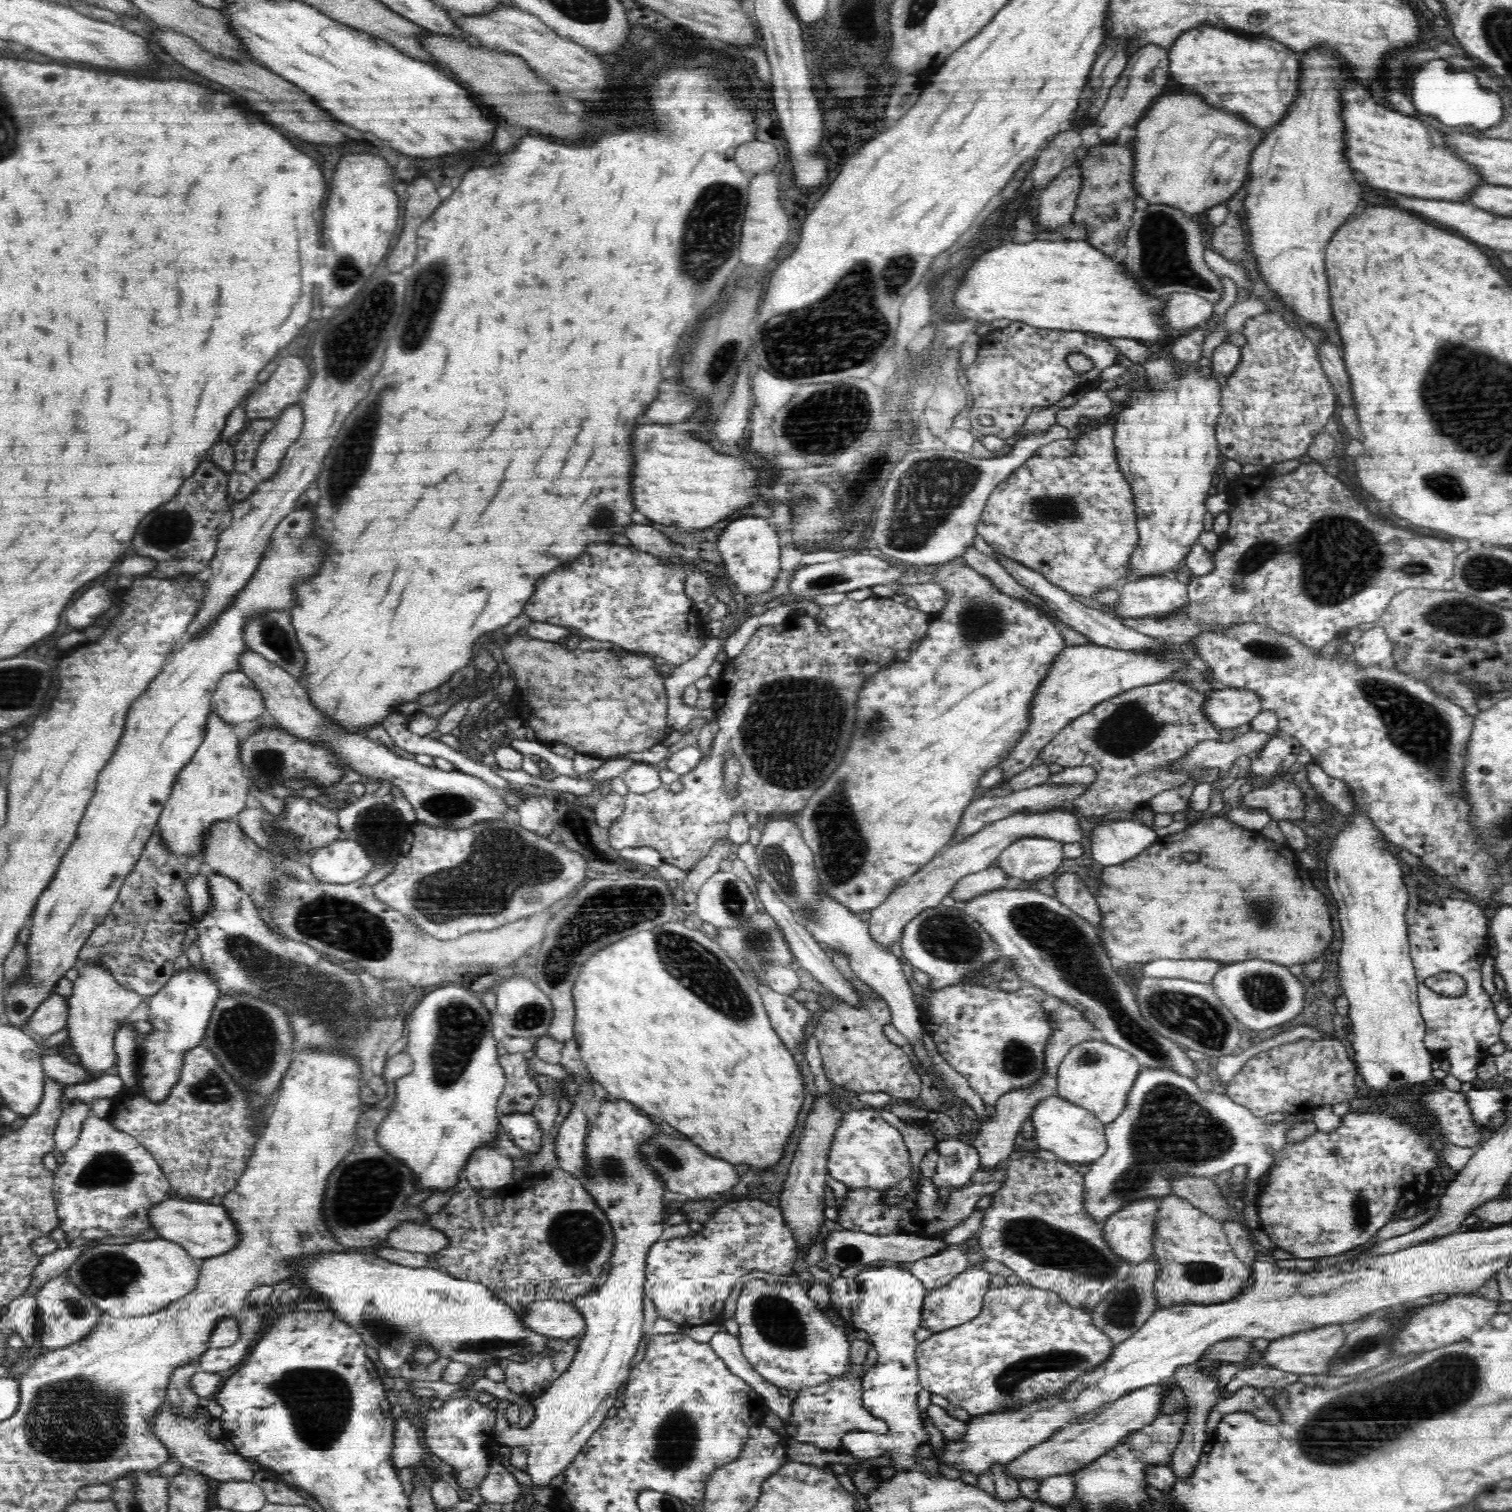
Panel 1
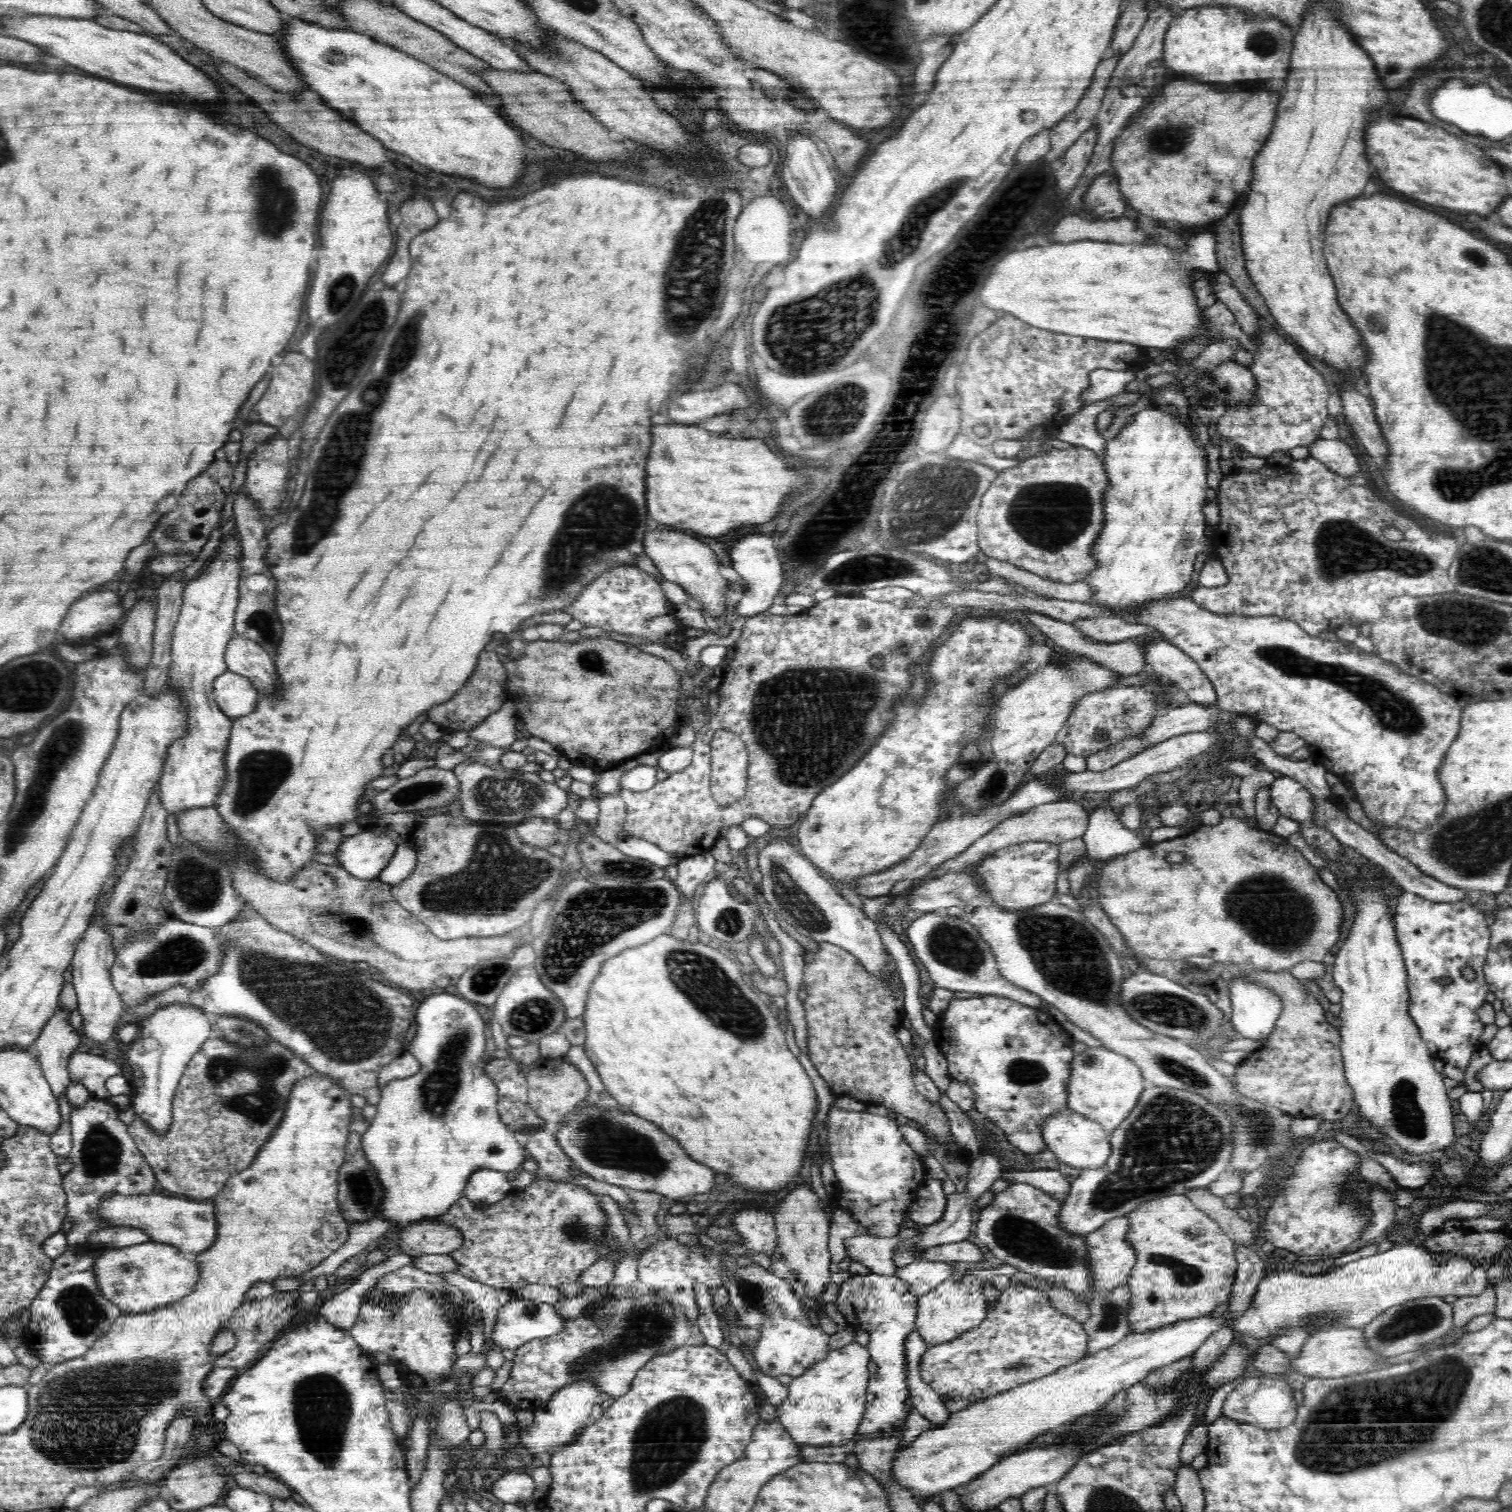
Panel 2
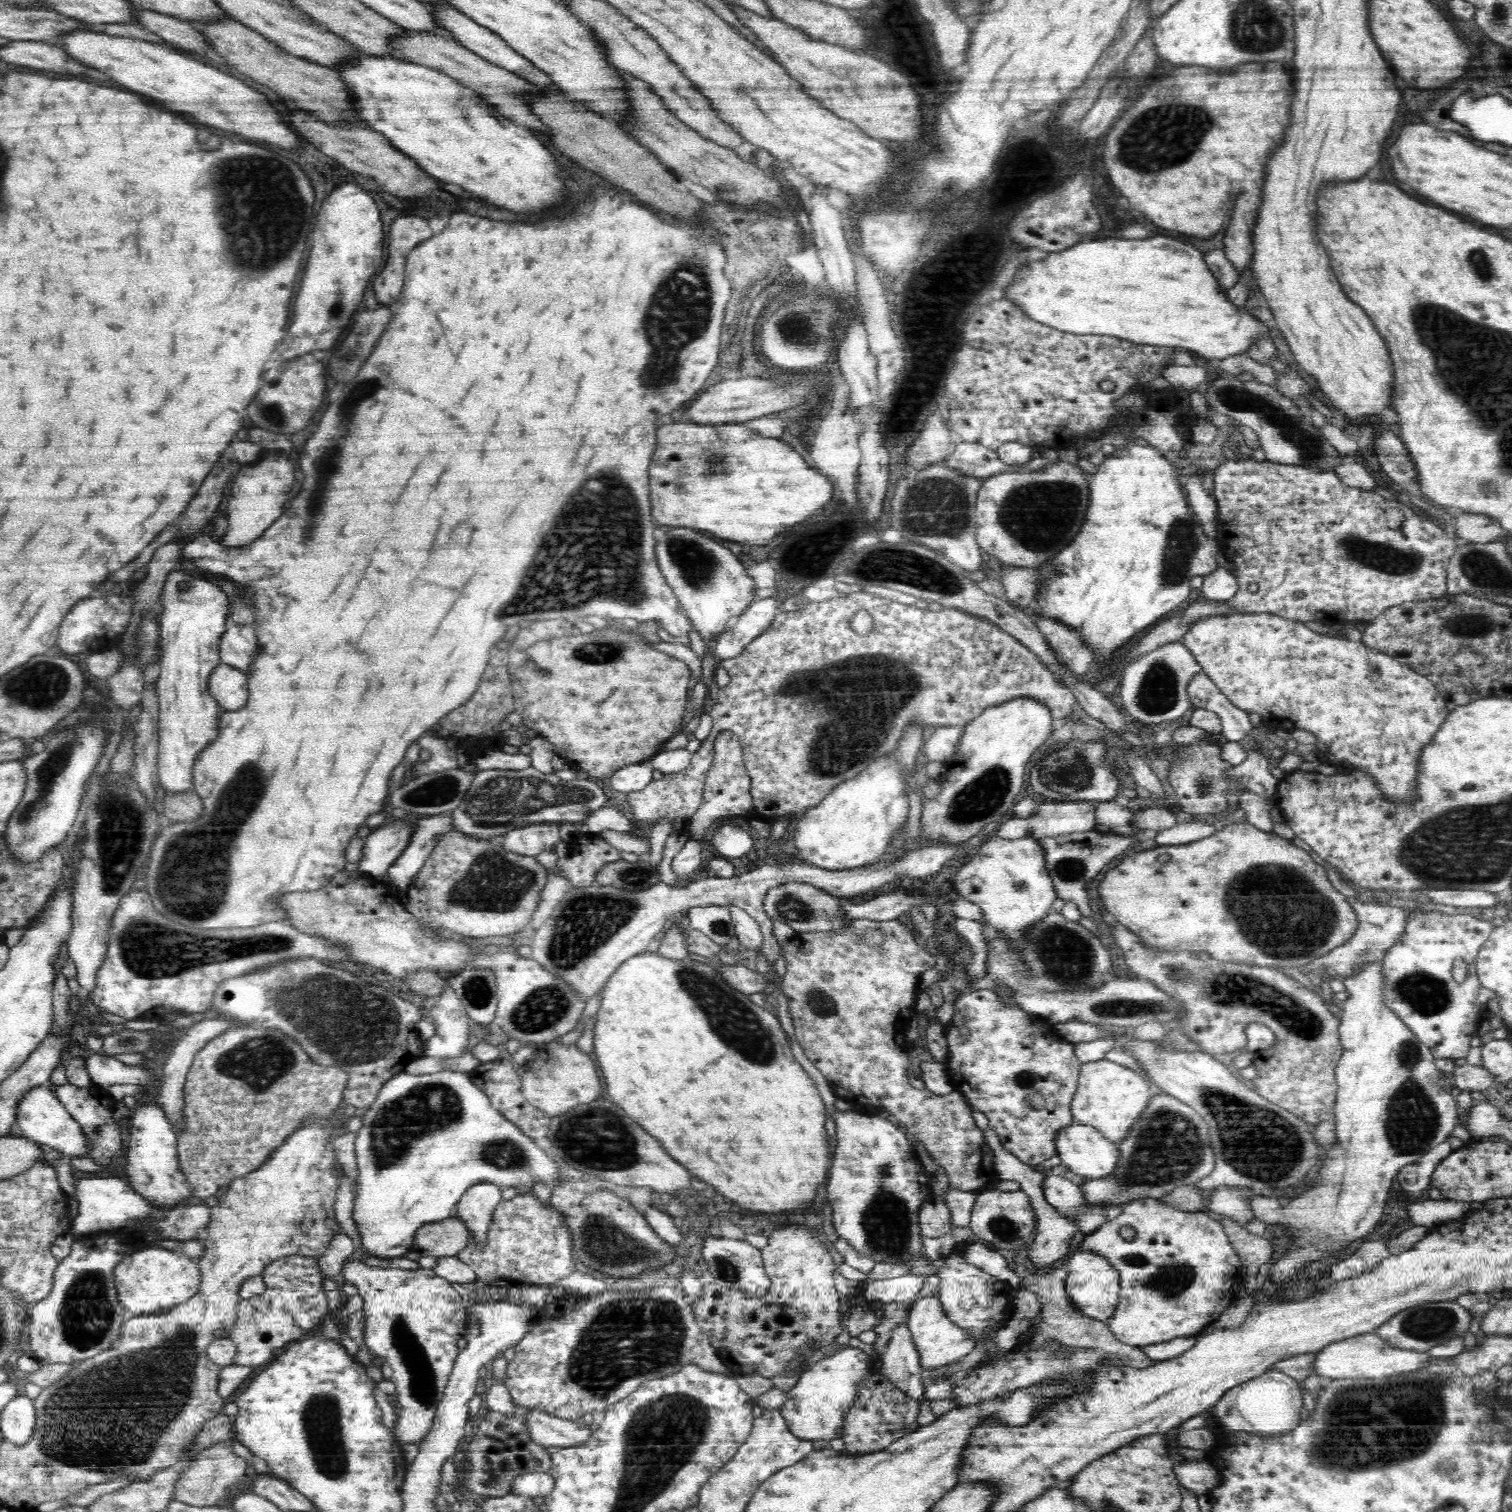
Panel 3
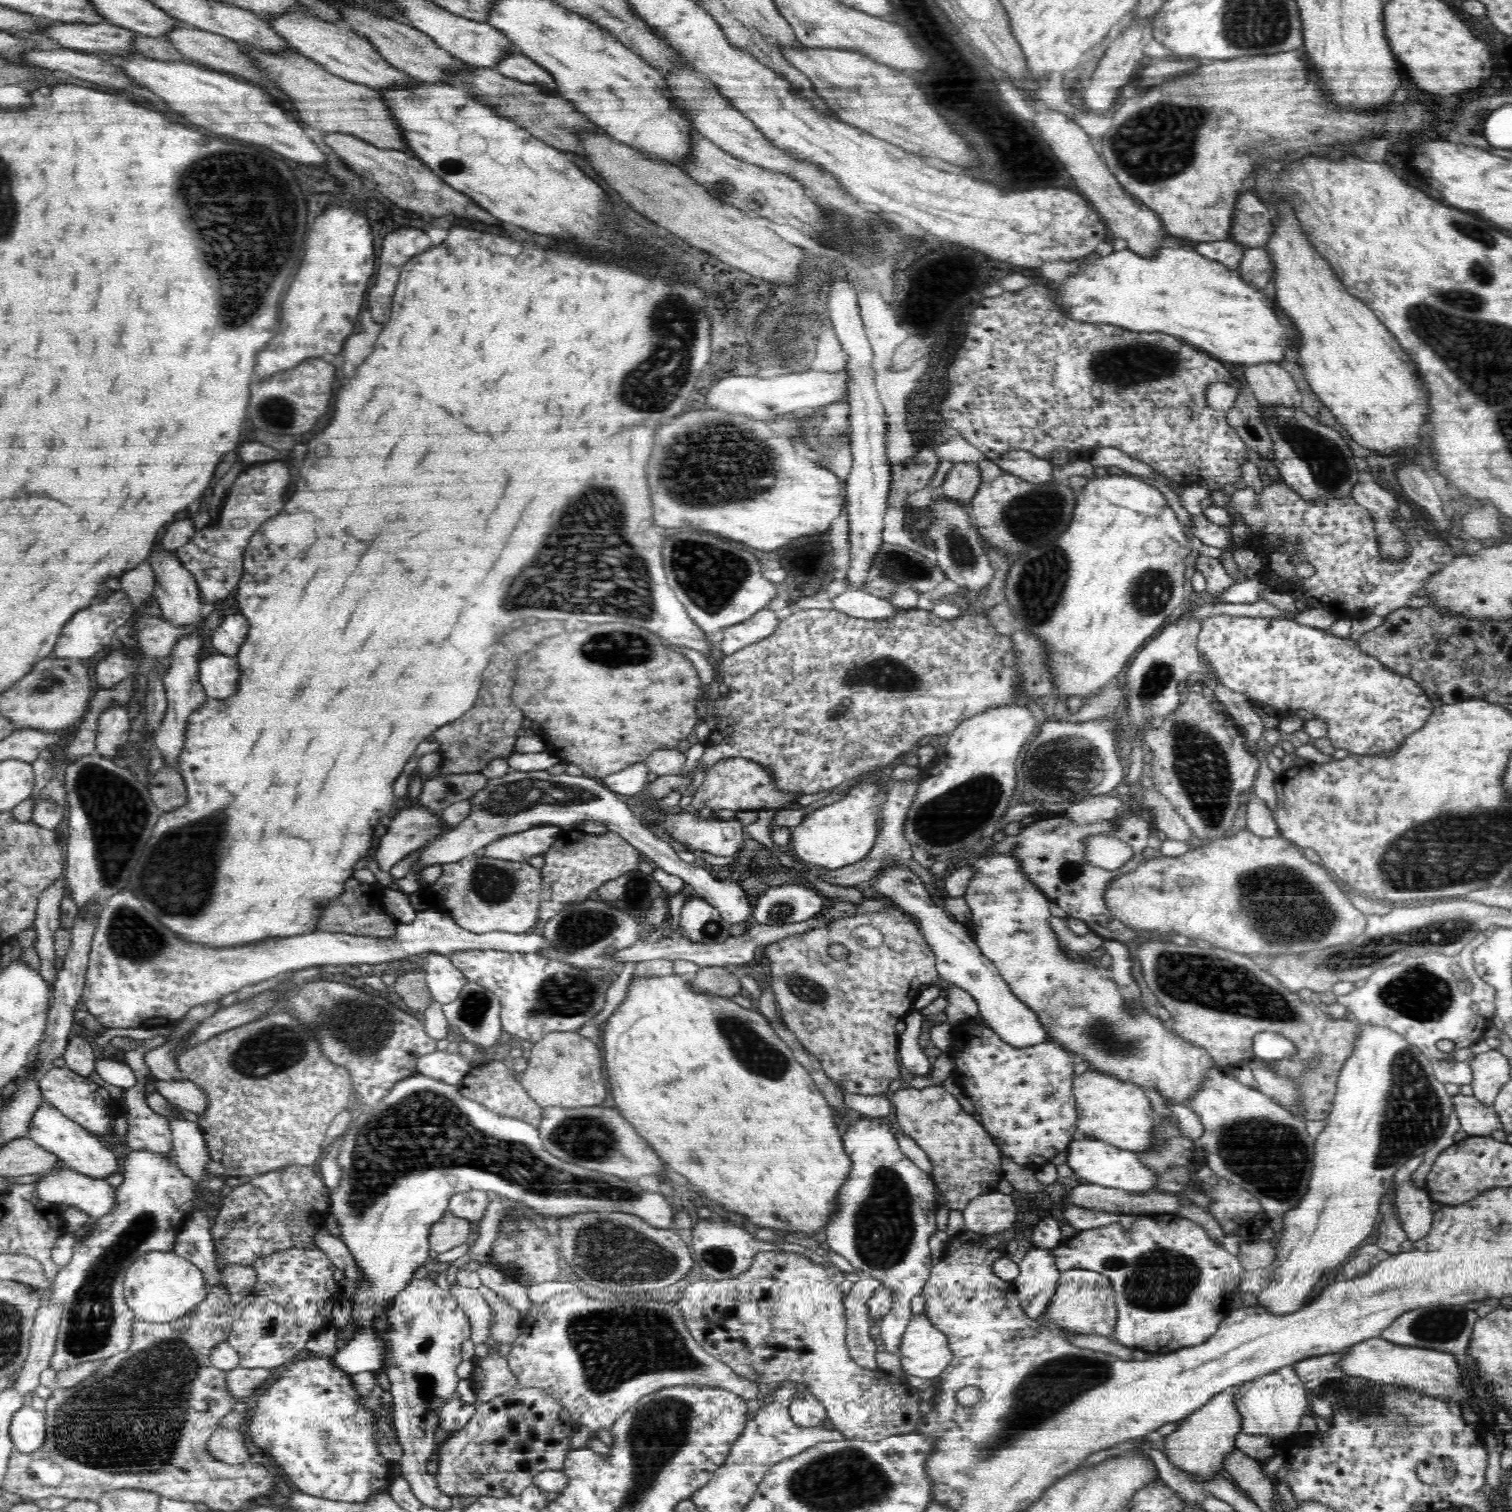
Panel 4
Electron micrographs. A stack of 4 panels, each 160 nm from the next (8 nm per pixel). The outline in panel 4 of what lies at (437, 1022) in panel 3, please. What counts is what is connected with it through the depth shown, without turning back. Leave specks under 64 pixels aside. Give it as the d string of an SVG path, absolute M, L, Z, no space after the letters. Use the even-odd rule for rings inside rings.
M428 952L429 957L423 970L426 971L426 984L436 1002L448 1004L458 998L467 978L452 964L449 955Z

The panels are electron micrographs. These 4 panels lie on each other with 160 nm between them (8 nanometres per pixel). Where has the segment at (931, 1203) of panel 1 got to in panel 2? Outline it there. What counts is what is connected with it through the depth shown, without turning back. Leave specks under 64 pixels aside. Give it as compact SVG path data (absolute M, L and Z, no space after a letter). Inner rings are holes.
M1039 1167L1025 1171L1004 1170L1001 1177L1010 1183L1026 1183L1040 1188L1053 1198L1064 1202L1069 1195L1071 1184L1058 1170L1040 1169Z

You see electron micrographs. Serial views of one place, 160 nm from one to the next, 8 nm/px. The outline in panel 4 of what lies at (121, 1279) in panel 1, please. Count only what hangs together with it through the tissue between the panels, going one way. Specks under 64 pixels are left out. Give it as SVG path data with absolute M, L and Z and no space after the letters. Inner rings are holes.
M172 1250L152 1251L140 1256L126 1270L123 1293L135 1321L165 1323L192 1311L206 1298L208 1291L204 1272Z

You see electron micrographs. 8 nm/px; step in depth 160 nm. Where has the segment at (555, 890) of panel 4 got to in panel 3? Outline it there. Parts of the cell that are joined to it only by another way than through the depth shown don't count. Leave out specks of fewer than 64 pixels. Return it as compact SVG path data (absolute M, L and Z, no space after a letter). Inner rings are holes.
M579 834L569 842L570 856L559 857L554 871L568 877L570 888L595 884L595 872L607 862L622 859L620 852L608 841Z

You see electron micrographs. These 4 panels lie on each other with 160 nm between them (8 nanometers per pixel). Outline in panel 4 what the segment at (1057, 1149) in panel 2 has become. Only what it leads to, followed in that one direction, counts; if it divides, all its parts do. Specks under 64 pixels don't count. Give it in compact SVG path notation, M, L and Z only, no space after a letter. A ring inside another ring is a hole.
M1077 1135L1067 1147L1068 1166L1080 1178L1107 1188L1120 1188L1132 1193L1150 1193L1158 1186L1157 1174L1142 1165L1139 1154L1111 1146L1102 1140Z

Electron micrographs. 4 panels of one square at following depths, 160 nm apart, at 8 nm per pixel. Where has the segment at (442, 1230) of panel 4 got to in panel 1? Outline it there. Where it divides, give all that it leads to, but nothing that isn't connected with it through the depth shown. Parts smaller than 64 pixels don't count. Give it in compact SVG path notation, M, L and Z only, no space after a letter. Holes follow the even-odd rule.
M400 1223L386 1235L386 1242L392 1248L408 1252L432 1254L442 1250L448 1244L448 1237L429 1223Z

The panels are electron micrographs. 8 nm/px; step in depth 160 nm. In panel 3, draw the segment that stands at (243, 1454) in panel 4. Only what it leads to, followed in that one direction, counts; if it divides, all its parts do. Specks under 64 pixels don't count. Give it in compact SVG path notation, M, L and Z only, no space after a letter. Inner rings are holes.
M233 1439L220 1441L197 1454L196 1458L188 1465L188 1468L181 1472L173 1490L174 1500L196 1507L205 1507L218 1504L220 1500L230 1494L228 1490L236 1482L242 1480L242 1477L246 1475L246 1468L248 1468L246 1460L238 1457L232 1451L232 1441Z

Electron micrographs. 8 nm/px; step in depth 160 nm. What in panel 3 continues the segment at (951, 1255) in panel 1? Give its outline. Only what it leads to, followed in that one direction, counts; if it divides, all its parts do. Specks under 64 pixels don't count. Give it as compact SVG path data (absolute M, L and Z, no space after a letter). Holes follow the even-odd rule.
M904 1274L899 1277L870 1281L863 1285L863 1297L880 1304L912 1303L926 1284L926 1275Z

